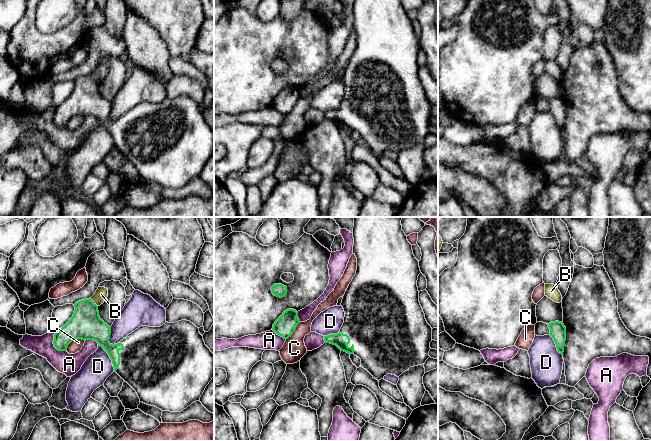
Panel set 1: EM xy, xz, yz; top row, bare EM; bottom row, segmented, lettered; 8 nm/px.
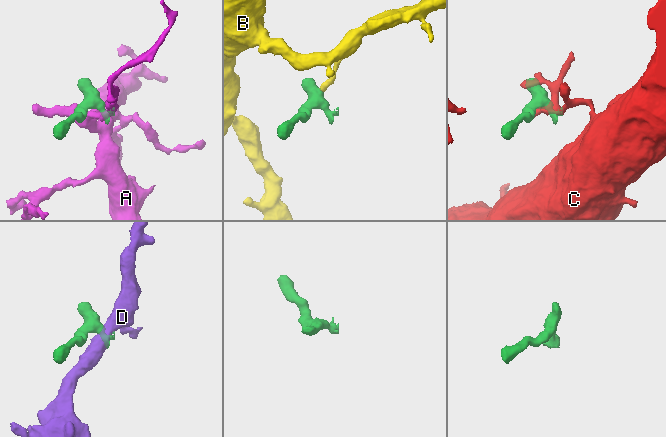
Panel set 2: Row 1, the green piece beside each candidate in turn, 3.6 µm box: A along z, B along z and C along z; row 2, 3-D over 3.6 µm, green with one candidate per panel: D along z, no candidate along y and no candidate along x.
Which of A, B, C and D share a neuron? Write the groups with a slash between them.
A / B / C / D

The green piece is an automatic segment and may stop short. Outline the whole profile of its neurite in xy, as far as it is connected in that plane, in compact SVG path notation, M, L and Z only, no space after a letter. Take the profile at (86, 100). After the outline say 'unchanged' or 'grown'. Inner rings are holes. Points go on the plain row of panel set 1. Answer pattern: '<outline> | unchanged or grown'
M91 74L74 80L75 87L69 97L54 110L54 123L66 127L68 121L76 115L94 116L109 131L114 147L137 169L140 178L155 182L162 187L181 188L192 179L199 177L206 162L214 153L214 130L205 121L199 104L187 96L175 99L166 98L160 103L141 102L117 120L109 118L111 103L99 92L98 82Z | grown

